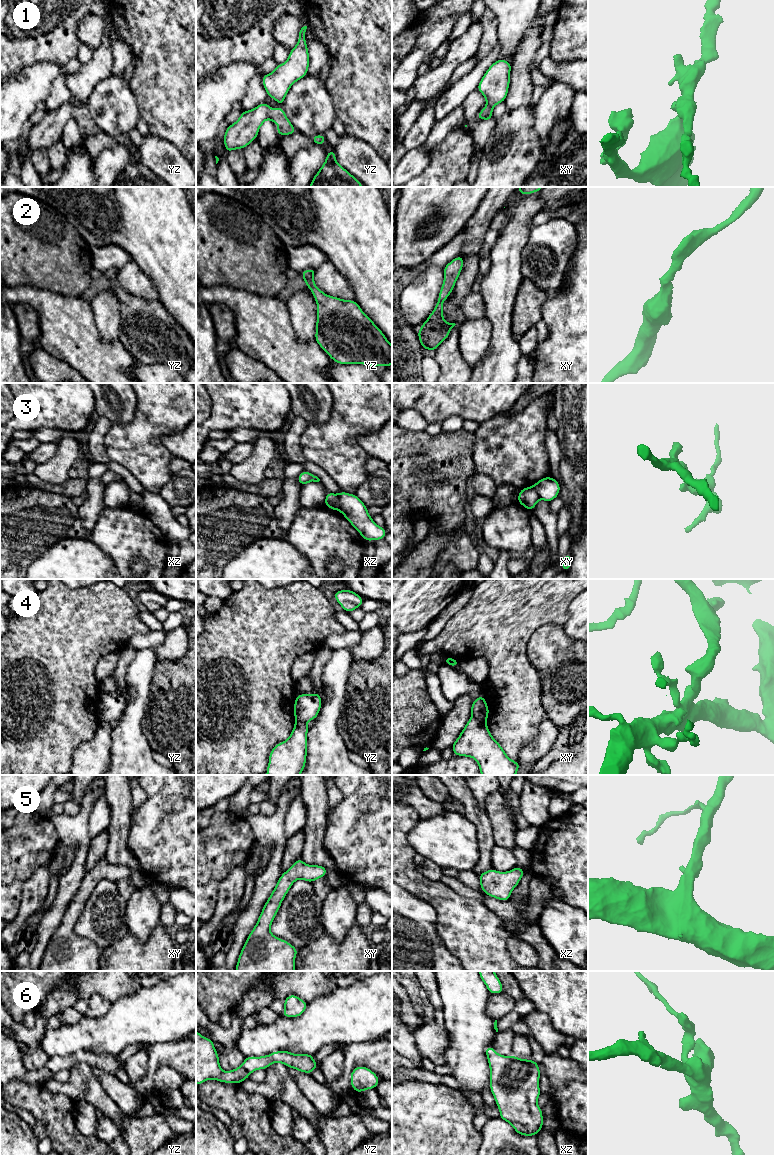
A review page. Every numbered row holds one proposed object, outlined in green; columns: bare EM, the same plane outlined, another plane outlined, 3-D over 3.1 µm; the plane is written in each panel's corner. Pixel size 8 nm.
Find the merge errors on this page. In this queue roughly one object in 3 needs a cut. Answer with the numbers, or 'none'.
1, 3, 4

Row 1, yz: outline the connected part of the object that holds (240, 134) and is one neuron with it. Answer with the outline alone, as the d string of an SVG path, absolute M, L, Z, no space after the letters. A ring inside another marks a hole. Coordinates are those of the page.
M265 101L251 110L242 111L239 119L227 127L223 136L227 153L244 149L257 138L259 128L268 118L268 109L269 105Z

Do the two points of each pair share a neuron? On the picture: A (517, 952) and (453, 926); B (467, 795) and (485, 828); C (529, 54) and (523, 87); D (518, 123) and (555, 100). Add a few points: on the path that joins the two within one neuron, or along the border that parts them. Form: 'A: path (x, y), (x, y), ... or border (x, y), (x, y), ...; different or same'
A: border (510, 936), (507, 940), (507, 951), (514, 960); different
B: path (470, 803), (472, 811), (481, 820); same
C: path (523, 62), (523, 79); same
D: border (533, 106), (533, 130), (537, 136); different

